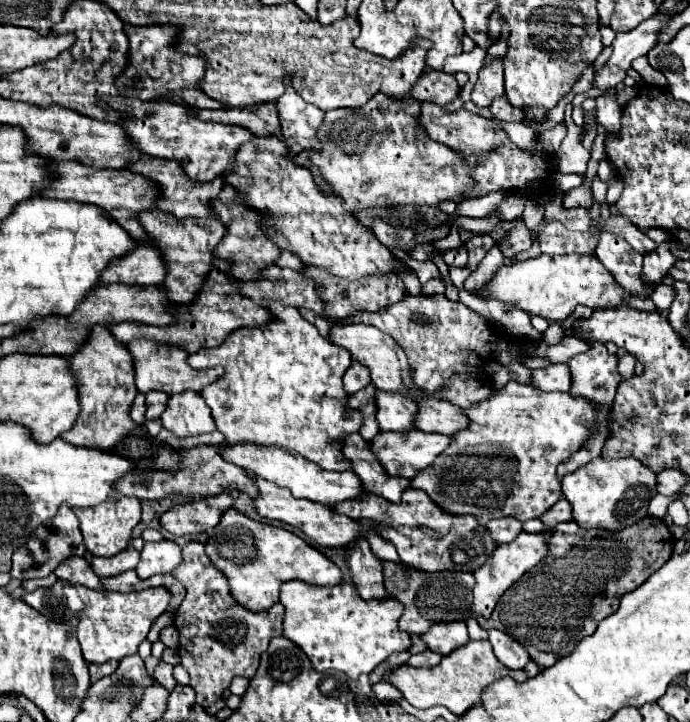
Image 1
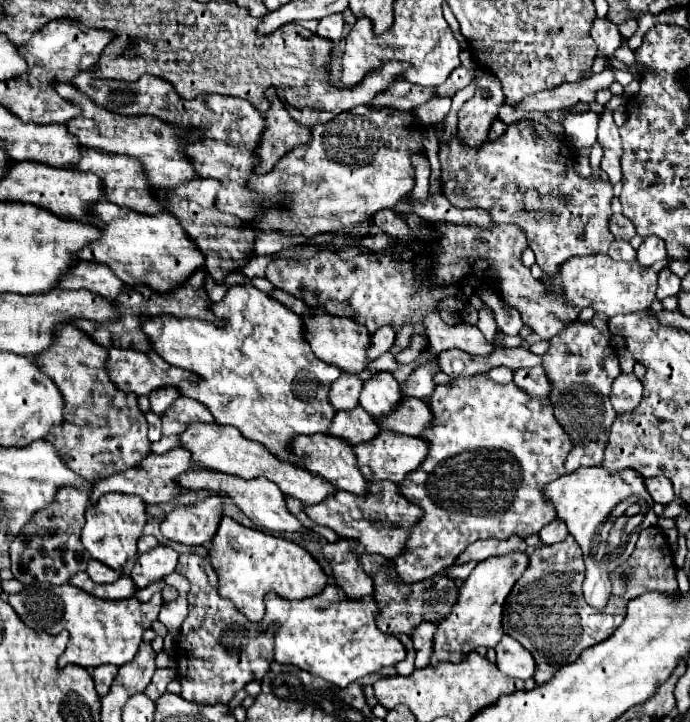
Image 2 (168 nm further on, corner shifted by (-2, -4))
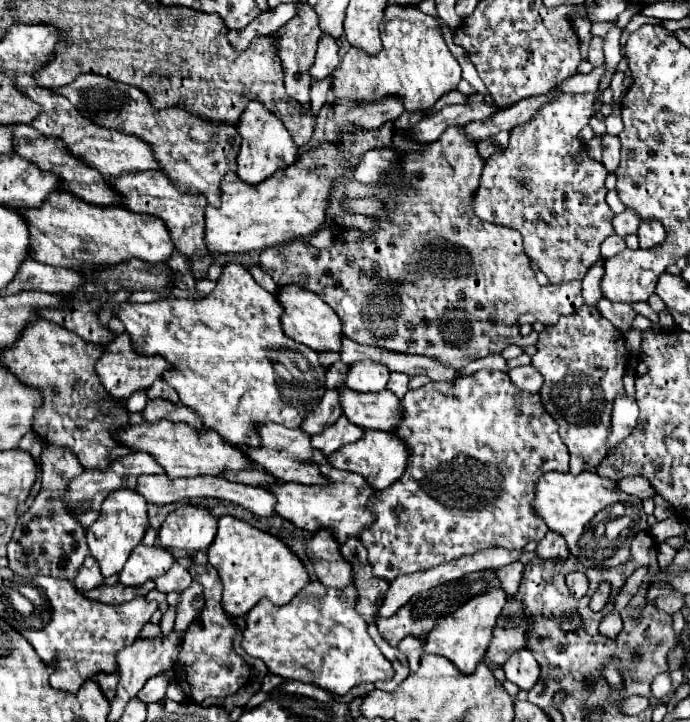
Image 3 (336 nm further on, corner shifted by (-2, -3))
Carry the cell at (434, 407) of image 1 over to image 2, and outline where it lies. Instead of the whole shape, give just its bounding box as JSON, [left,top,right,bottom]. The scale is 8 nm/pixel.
[379,397,433,435]

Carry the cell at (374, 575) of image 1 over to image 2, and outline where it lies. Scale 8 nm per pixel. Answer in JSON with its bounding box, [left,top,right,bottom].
[323,539,375,599]

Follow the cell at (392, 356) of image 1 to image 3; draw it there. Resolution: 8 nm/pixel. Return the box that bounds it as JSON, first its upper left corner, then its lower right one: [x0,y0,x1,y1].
[277,284,341,352]

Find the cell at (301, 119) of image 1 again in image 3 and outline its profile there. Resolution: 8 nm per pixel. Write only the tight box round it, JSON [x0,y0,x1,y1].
[237,100,299,184]

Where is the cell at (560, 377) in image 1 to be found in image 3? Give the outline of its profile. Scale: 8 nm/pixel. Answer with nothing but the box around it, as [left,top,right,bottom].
[509,364,543,392]

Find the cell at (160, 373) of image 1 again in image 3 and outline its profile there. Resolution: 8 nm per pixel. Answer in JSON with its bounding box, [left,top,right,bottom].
[95,332,169,400]

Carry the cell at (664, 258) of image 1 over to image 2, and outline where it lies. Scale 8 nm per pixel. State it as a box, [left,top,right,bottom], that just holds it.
[637,237,667,267]

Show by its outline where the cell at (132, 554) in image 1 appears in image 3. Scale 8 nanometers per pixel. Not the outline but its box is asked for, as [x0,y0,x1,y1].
[73,556,103,592]

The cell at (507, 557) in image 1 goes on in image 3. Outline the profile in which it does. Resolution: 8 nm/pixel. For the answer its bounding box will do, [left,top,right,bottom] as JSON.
[425,588,507,674]

